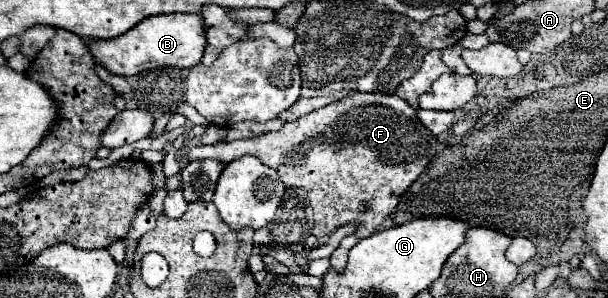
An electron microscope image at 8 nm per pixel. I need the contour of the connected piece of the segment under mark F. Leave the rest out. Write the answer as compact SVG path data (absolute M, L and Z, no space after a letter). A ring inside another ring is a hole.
M348 94L346 98L324 106L320 110L314 110L306 114L300 120L284 124L278 132L268 132L258 138L250 140L236 140L236 142L220 142L212 146L196 146L186 150L186 160L222 160L224 164L244 156L252 154L260 158L266 166L276 168L278 176L286 186L300 186L308 190L310 206L314 208L314 230L312 234L320 240L330 236L338 226L348 222L358 222L358 238L370 236L372 230L380 228L384 218L396 208L398 198L410 186L426 168L430 158L438 150L438 140L432 136L416 118L416 110L406 110L408 104L402 98L396 98L394 94Z

